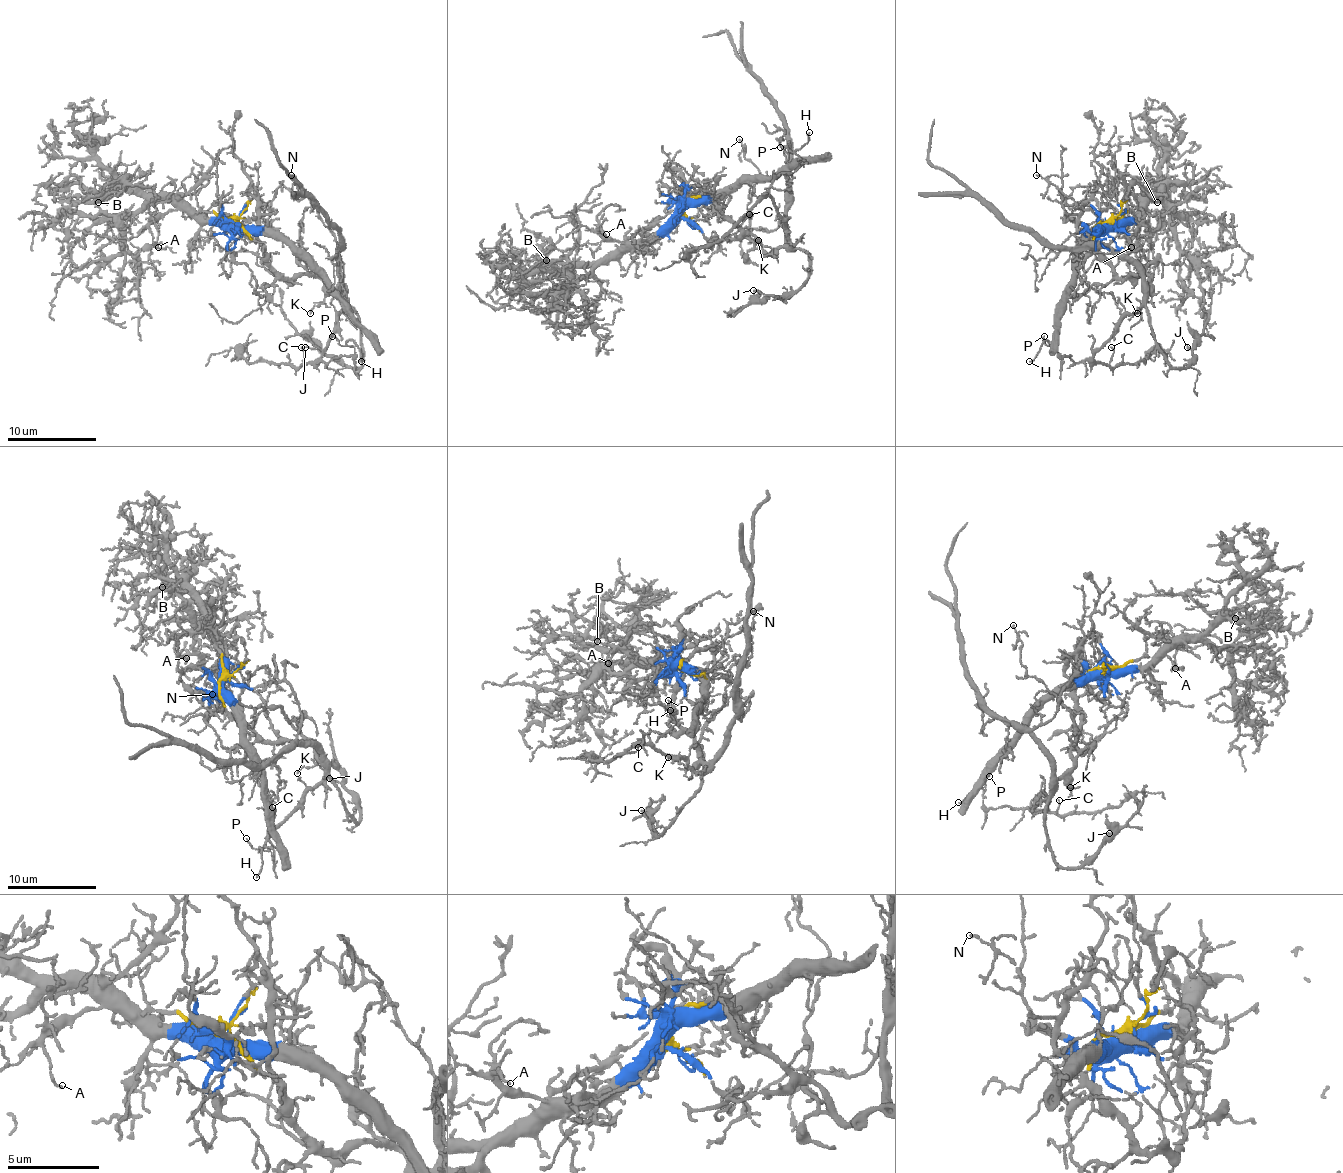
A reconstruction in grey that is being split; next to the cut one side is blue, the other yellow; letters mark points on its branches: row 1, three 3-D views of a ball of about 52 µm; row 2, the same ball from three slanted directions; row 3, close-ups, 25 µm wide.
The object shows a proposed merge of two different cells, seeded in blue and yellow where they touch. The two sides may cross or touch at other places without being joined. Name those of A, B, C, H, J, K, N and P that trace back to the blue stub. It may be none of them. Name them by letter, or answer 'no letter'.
A, B

